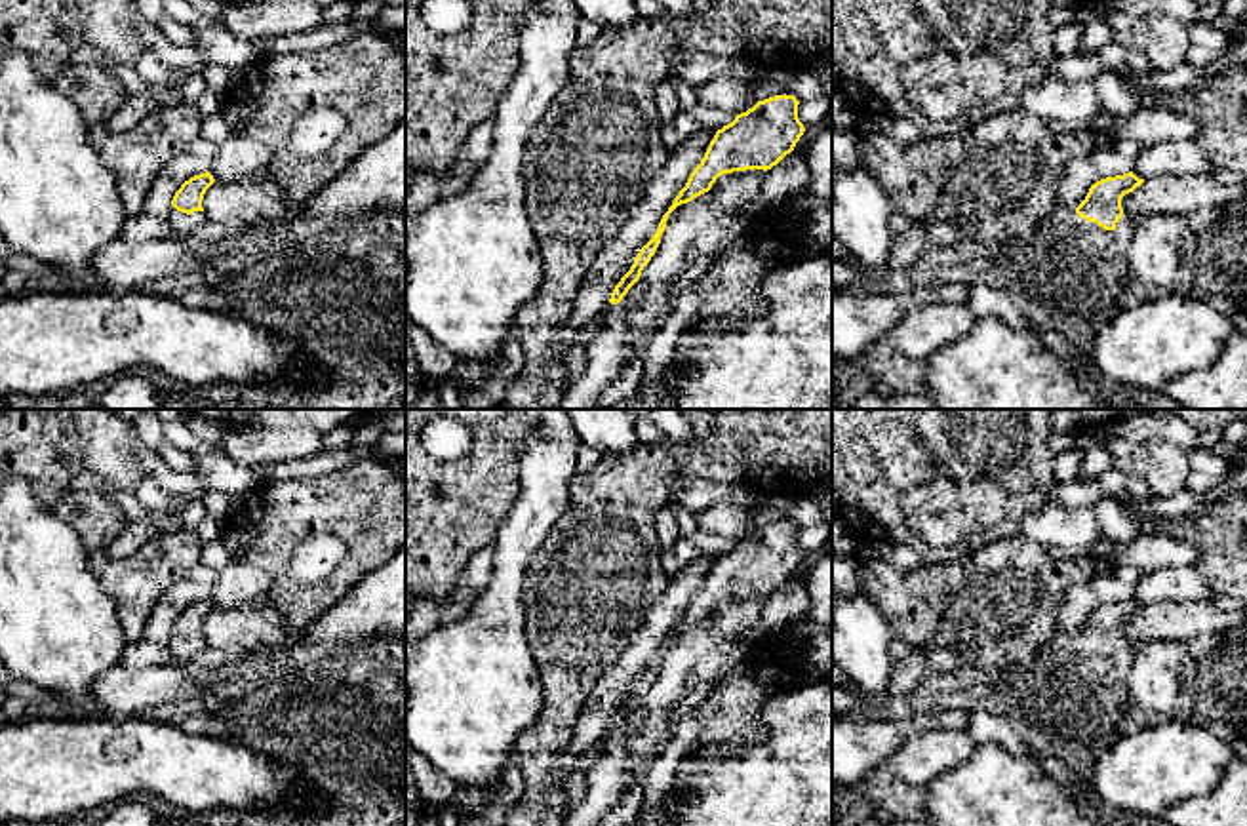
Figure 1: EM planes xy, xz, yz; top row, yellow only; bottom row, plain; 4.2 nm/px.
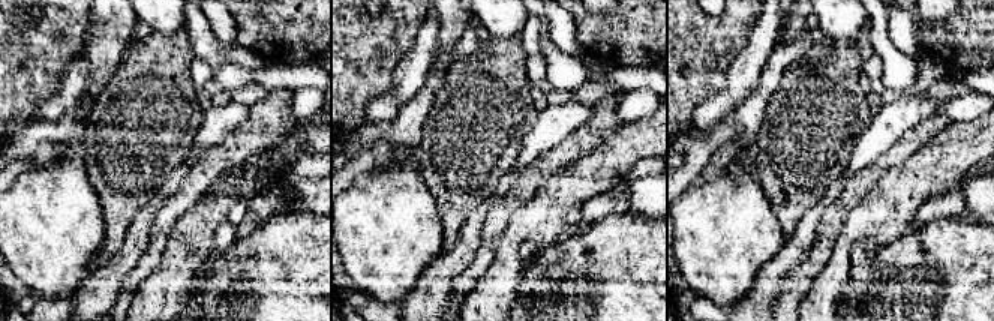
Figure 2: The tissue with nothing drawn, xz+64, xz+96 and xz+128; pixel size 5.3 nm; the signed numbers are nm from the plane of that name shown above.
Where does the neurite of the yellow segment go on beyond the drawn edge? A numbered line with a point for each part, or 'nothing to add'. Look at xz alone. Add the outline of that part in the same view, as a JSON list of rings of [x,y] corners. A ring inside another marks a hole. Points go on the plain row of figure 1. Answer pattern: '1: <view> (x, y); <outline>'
nothing to add

